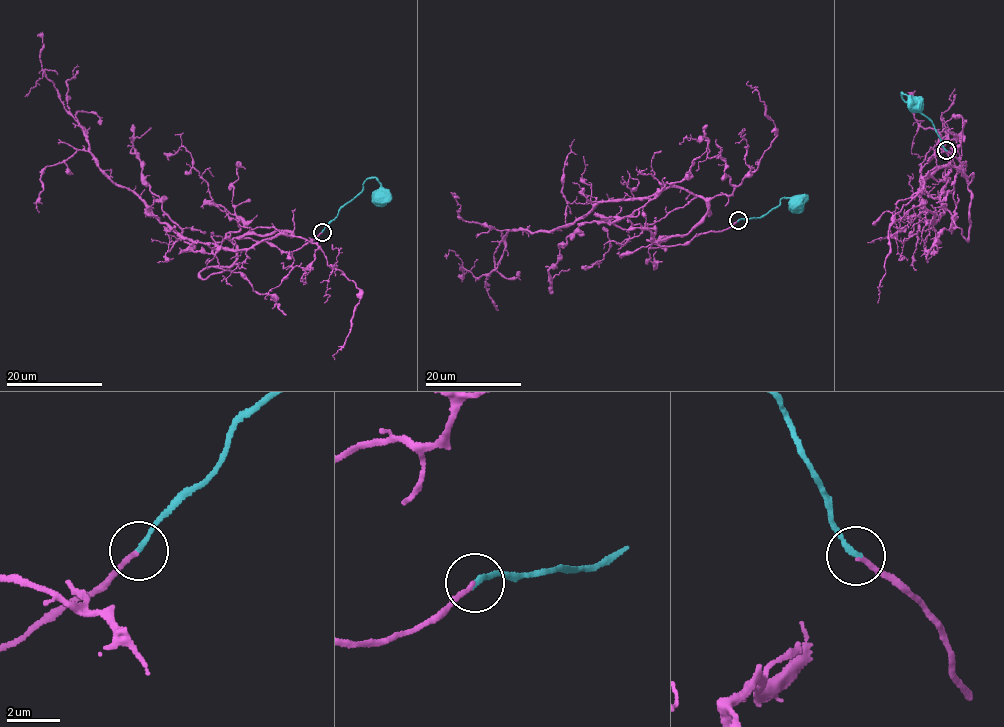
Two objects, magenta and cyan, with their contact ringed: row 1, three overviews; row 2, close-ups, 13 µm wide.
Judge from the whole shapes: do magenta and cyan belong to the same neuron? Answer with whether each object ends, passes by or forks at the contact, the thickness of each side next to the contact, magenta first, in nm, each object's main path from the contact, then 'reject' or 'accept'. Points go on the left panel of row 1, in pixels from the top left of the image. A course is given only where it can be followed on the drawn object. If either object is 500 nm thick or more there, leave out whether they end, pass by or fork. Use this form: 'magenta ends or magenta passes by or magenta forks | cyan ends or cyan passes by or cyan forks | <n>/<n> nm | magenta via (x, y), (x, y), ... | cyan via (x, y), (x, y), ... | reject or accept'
magenta ends | cyan ends | 180/200 nm | magenta via (321, 231), (291, 251), (242, 237), (283, 230), (248, 248), (185, 239), (99, 166), (47, 77), (41, 34) | cyan via (322, 231), (357, 197), (367, 178), (378, 181), (380, 196) | accept

